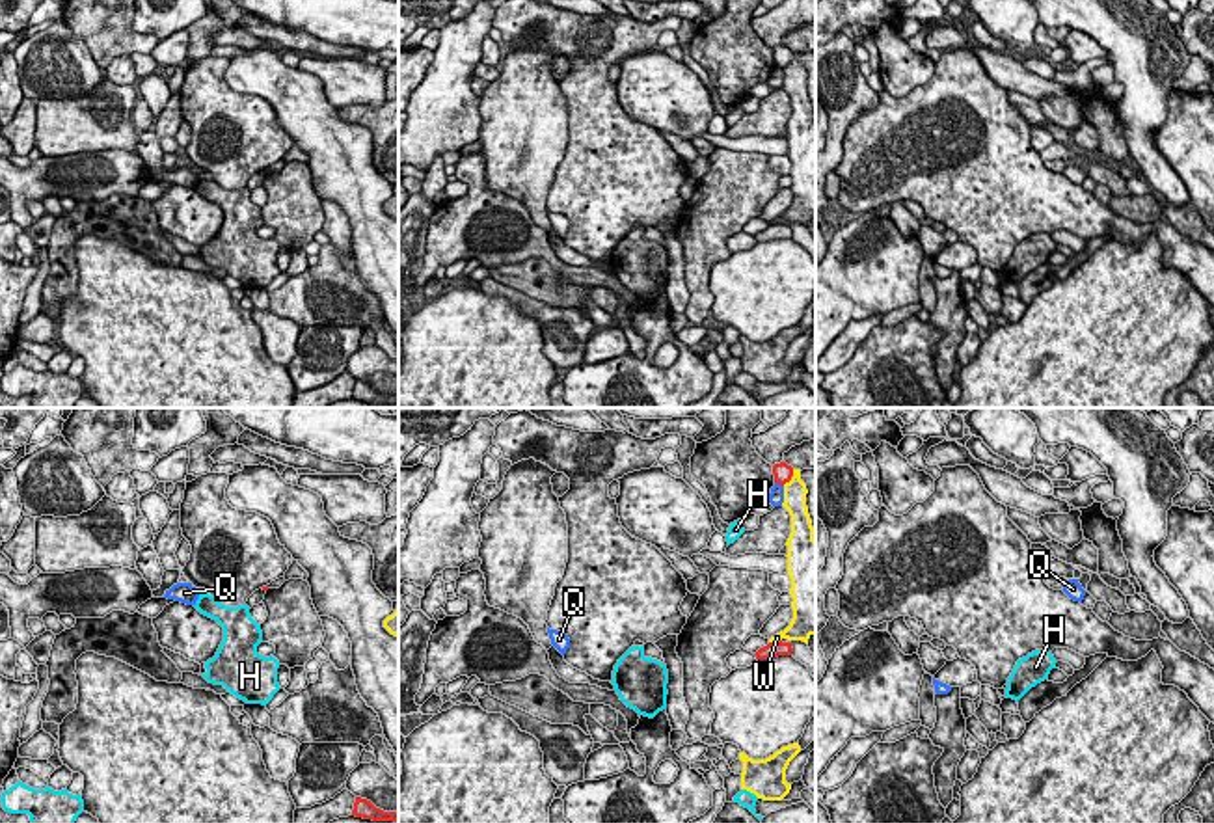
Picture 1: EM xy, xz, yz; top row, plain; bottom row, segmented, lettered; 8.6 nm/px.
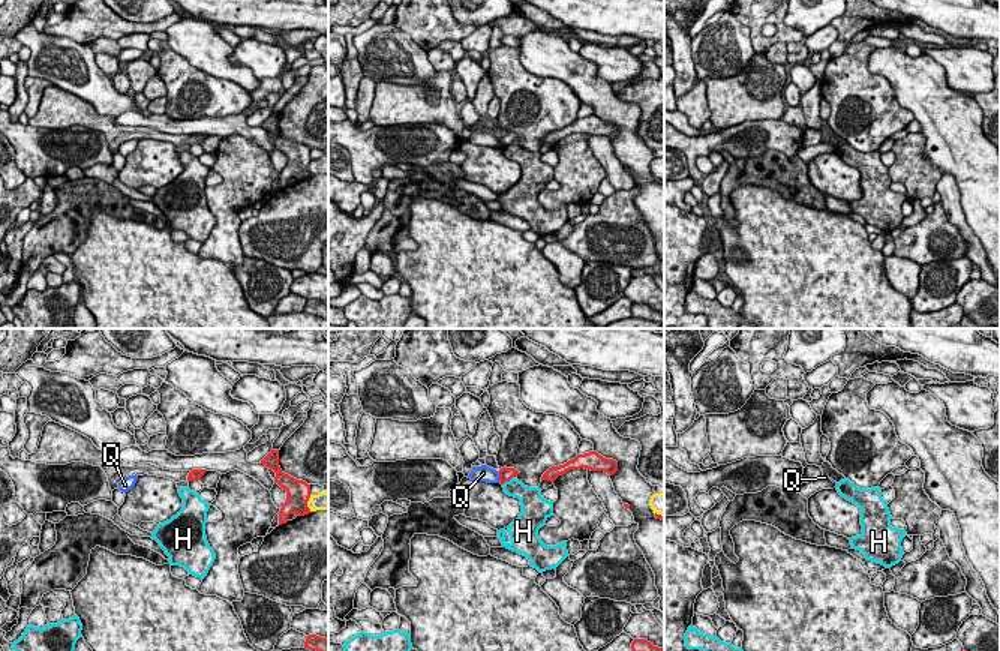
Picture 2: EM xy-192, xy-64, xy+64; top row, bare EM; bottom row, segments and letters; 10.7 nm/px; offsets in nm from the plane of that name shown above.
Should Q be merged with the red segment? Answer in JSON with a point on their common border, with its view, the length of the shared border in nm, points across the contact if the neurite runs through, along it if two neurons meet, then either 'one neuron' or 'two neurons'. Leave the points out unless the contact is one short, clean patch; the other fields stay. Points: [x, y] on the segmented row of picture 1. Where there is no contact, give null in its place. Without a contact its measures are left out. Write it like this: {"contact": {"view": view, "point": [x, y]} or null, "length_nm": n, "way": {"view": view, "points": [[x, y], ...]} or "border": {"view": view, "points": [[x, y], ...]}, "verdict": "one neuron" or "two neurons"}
{"contact": {"view": "xz", "point": [779, 483]}, "length_nm": 100, "border": {"view": "xz", "points": [[775, 481], [782, 486]]}, "verdict": "two neurons"}

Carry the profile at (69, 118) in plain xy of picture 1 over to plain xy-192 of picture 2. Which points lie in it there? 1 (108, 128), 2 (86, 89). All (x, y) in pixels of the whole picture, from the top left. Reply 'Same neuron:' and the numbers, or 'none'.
Same neuron: 1

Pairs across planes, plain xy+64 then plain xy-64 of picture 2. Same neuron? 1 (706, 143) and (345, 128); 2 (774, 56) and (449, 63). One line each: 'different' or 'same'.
1: same
2: same

